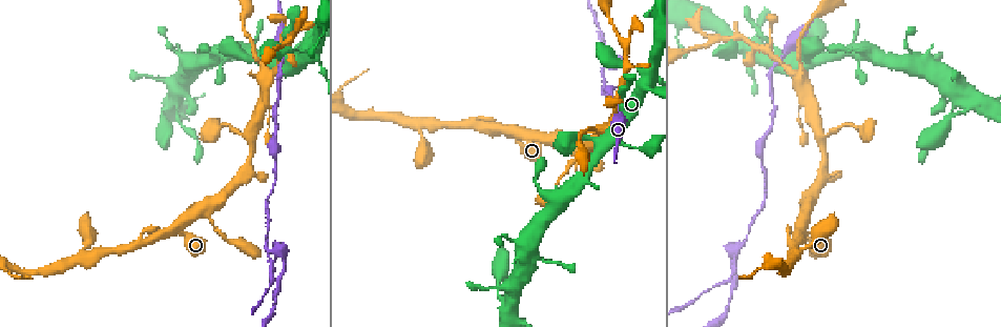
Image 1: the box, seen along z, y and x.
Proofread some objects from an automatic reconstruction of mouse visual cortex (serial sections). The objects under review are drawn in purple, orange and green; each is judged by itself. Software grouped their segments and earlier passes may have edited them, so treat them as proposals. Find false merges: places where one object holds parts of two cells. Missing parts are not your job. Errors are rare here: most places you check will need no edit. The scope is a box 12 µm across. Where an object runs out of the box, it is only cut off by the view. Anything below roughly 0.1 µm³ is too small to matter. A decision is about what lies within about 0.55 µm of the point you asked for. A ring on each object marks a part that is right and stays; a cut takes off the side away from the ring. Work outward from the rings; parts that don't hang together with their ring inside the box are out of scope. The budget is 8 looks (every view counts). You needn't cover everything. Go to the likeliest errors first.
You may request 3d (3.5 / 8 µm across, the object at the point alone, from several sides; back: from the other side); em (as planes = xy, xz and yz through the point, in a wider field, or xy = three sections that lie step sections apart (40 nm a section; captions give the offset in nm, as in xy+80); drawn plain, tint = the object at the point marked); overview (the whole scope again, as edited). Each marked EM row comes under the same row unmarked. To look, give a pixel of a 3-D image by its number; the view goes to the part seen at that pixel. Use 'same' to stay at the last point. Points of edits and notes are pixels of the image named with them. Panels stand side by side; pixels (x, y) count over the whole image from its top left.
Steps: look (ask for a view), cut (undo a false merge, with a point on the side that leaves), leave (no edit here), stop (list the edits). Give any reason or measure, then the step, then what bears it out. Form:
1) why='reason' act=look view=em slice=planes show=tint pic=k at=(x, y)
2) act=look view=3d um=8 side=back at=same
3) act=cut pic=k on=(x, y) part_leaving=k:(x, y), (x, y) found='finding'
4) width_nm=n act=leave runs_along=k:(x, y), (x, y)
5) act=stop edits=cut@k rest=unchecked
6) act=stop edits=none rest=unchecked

why='calibre changes' act=look view=3d um=3.5 pic=1 at=(274, 254)

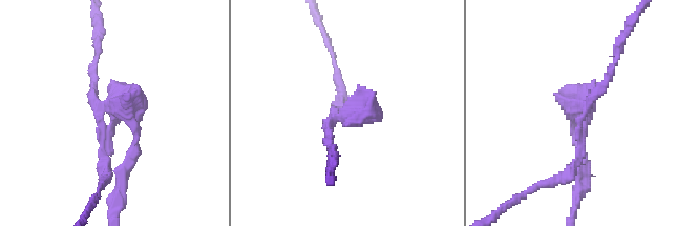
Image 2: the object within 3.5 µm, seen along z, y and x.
why='shape alone is not enough' act=look view=em slice=xy step=3 show=tint pic=2 at=(112, 110)

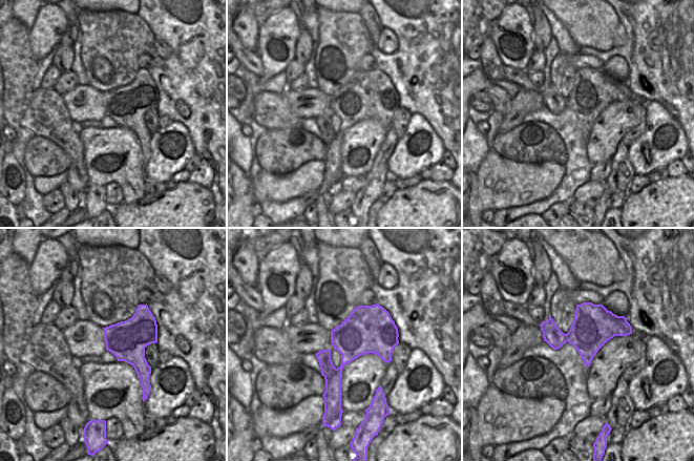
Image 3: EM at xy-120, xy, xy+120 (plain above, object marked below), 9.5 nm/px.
width_nm=440 act=cut pic=2 on=(133, 102) part_leaving=2:(106, 105), (135, 128), (123, 183) found='two cells meet here'

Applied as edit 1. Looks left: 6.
act=look view=overview

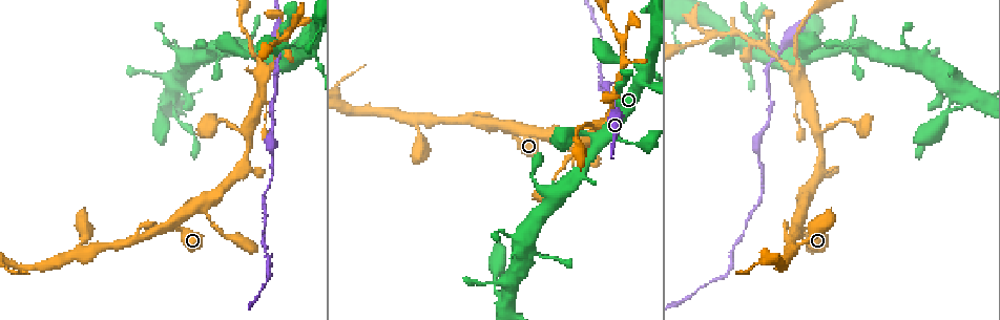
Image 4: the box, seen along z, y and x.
why='three-way junction' act=look view=3d um=3.5 pic=4 at=(797, 70)

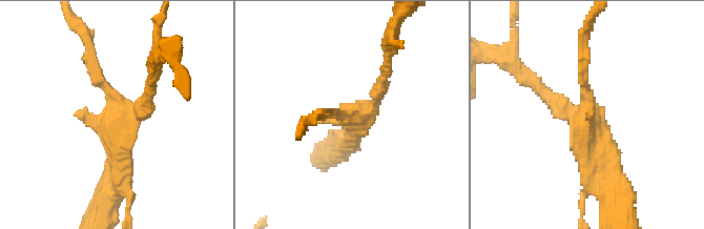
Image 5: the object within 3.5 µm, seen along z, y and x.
act=look view=em slice=planes show=tint pic=5 at=(583, 116)

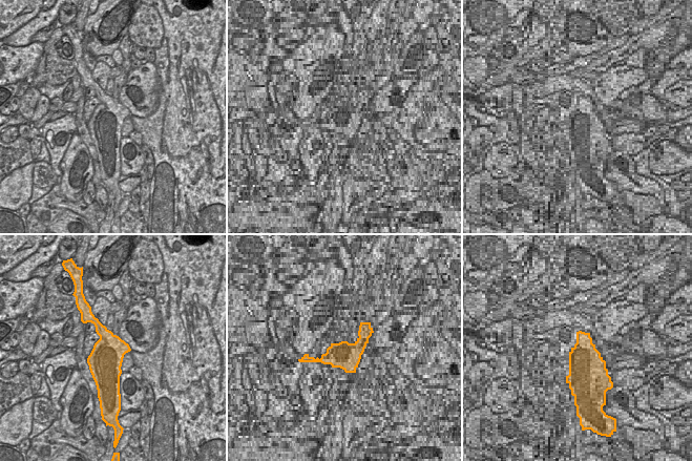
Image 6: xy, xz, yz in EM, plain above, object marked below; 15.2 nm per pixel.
act=leave runs_along=5:(600, 186), (584, 118), (536, 83) found='all the same cell'

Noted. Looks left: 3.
why='calibre changes' act=look view=3d um=3.5 pic=4 at=(302, 45)

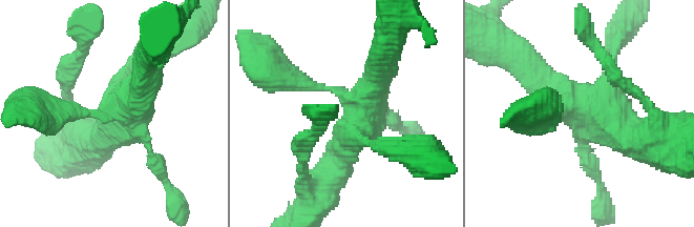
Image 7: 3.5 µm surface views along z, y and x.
act=look view=em slice=xy step=5 show=tint pic=7 at=(111, 108)

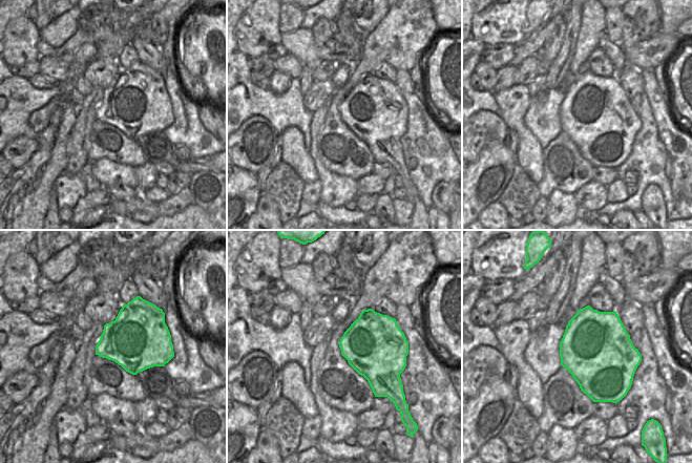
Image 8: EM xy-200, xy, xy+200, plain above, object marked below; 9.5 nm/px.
act=leave runs_along=7:(341, 146), (364, 108), (335, 89), (284, 79) found='all the same cell'

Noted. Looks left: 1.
act=stop edits=cut@2 rest=unchecked

